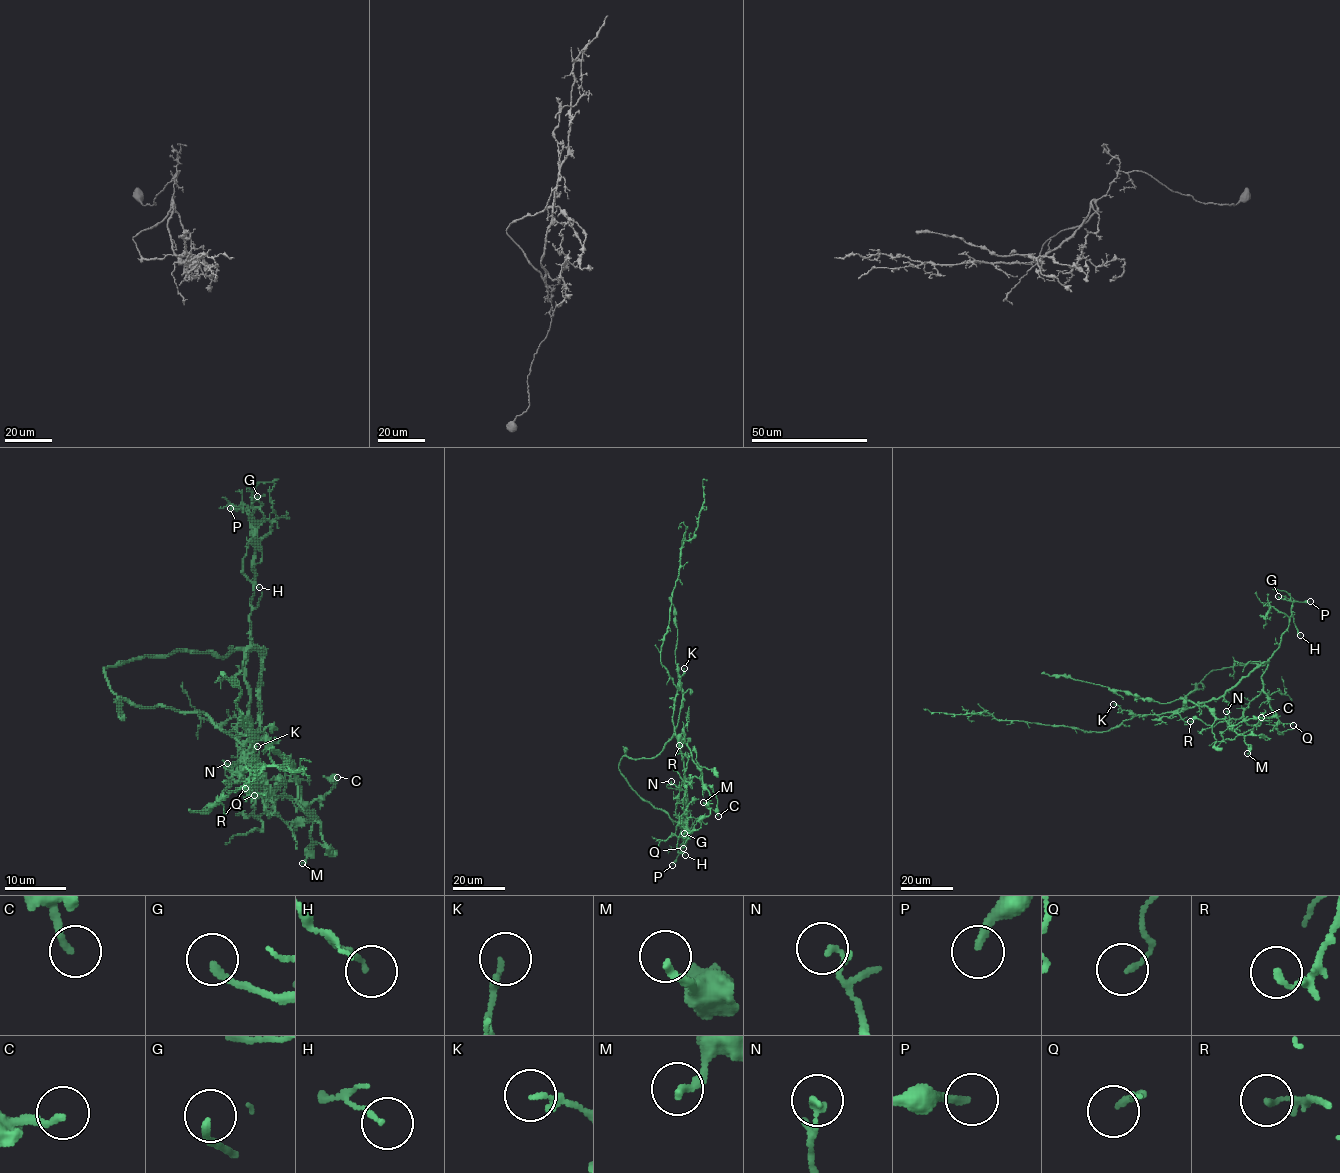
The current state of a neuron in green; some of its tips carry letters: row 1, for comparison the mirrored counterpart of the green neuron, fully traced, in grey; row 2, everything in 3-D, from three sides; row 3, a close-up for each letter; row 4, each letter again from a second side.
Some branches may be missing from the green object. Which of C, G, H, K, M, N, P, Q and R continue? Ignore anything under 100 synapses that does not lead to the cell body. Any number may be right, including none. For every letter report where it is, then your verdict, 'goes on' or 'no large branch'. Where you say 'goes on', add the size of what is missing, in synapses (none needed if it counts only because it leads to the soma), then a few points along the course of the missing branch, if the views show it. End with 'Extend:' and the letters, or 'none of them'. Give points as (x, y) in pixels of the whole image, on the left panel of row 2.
C: place (337, 777); no large branch
G: place (257, 496); no large branch
H: place (259, 587); no large branch
K: place (257, 746); no large branch
M: place (302, 863); no large branch
N: place (227, 763); no large branch
P: place (230, 508); goes on; course (230, 508), (208, 497), (188, 497), (162, 508), (161, 502), (132, 505), (115, 490), (81, 473)
Q: place (254, 795); no large branch
R: place (245, 788); no large branch
Extend: P

